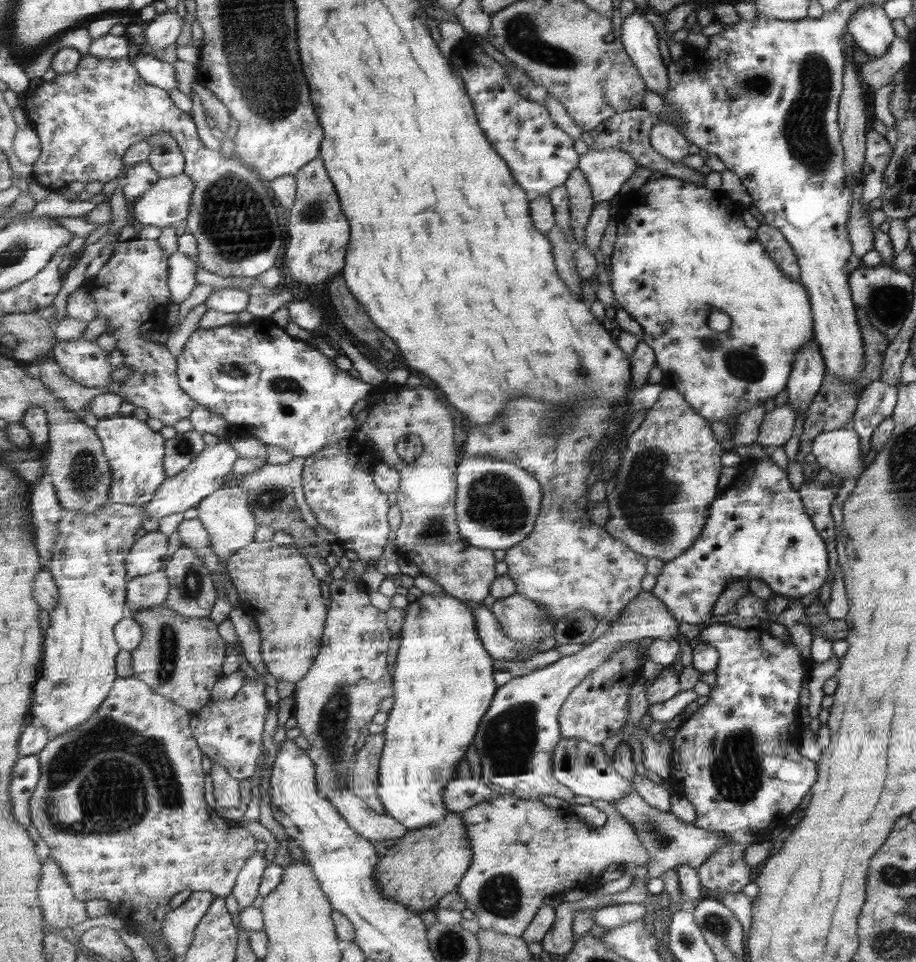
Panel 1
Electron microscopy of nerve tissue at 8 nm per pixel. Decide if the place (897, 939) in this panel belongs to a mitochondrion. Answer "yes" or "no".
yes

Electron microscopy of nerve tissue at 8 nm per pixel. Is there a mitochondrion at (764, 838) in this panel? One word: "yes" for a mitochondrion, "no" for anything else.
no

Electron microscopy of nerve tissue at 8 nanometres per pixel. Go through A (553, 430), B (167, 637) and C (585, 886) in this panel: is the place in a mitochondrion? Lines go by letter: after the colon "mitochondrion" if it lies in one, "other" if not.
A: mitochondrion
B: mitochondrion
C: other

